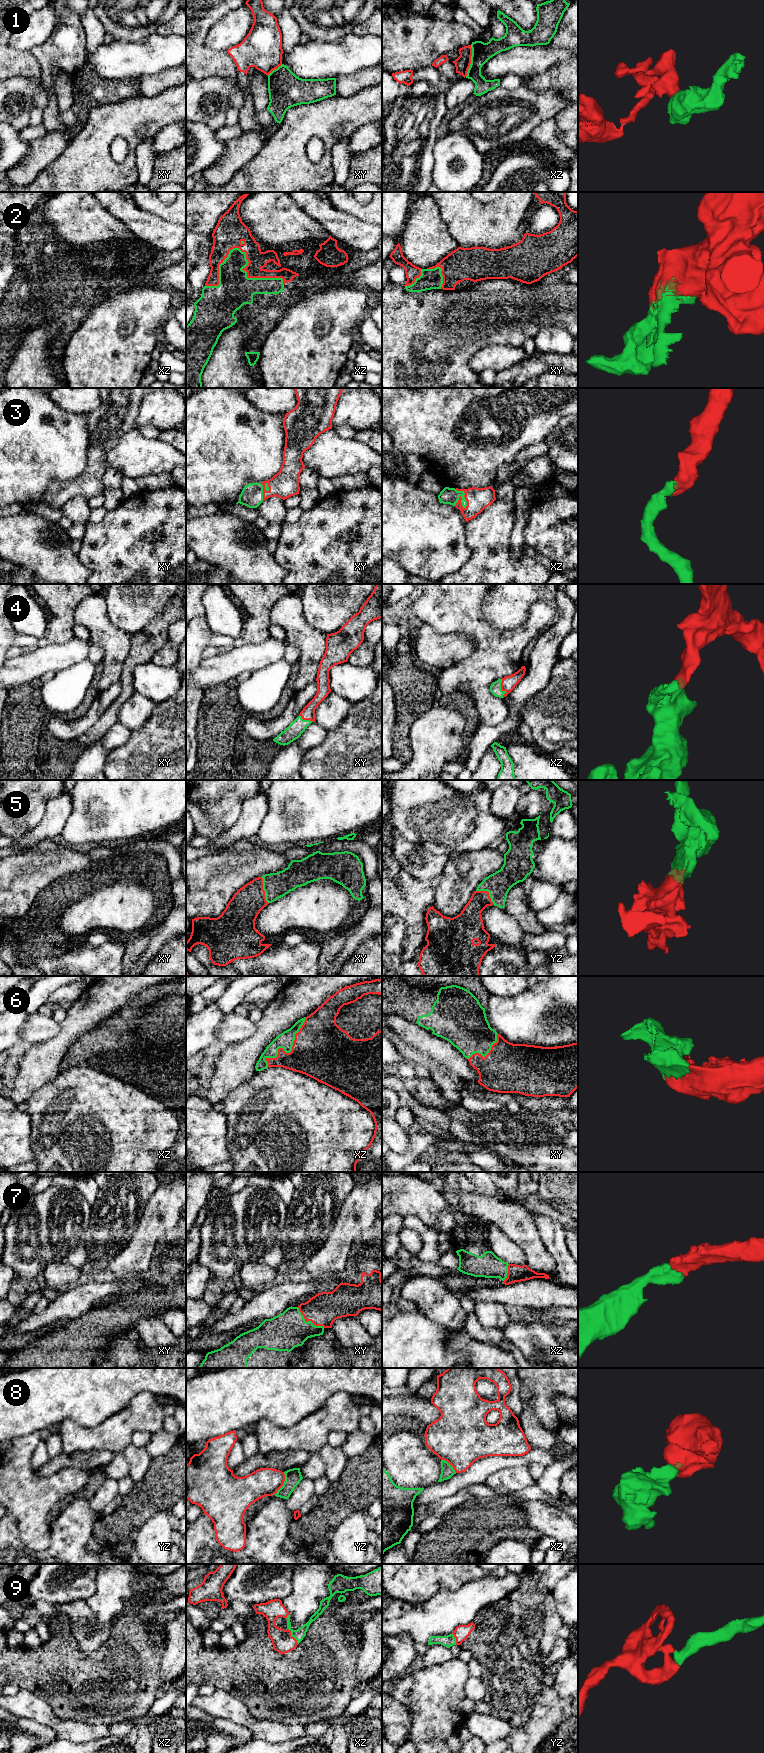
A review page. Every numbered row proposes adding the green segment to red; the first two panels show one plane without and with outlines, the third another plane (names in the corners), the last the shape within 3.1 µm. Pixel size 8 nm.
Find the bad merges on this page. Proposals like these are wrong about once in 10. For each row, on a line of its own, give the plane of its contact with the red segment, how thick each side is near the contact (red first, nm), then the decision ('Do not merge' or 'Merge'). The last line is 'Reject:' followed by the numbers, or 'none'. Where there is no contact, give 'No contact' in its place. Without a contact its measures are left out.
1: Touches red in xz. Thickness 120 nm (red) against 160 nm. Do not merge
2: Touches red in xz. Thickness 240 nm (red) against 240 nm. Merge
3: Touches red in xz. Thickness 180 nm (red) against 130 nm. Merge
4: Touches red in xz. Thickness 120 nm (red) against 90 nm. Merge
5: Touches red in xy. Thickness 260 nm (red) against 200 nm. Merge
6: Touches red in xz. Thickness 440 nm (red) against 130 nm. Merge
7: Touches red in xy. Thickness 260 nm (red) against 300 nm. Merge
8: Touches red in yz. Thickness 220 nm (red) against 130 nm. Do not merge
9: Touches red in xz. Thickness 170 nm (red) against 90 nm. Merge
Reject: 1, 8

